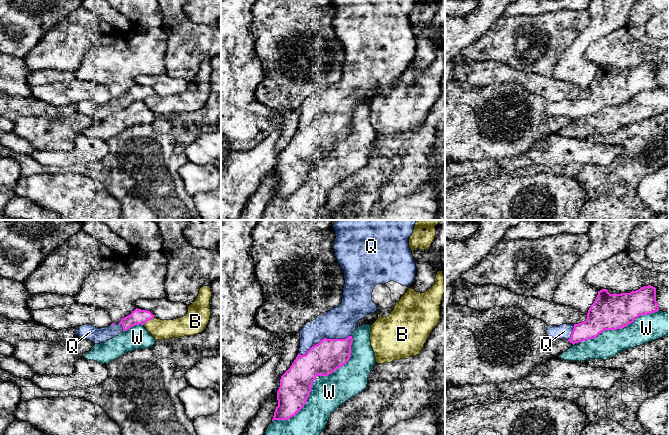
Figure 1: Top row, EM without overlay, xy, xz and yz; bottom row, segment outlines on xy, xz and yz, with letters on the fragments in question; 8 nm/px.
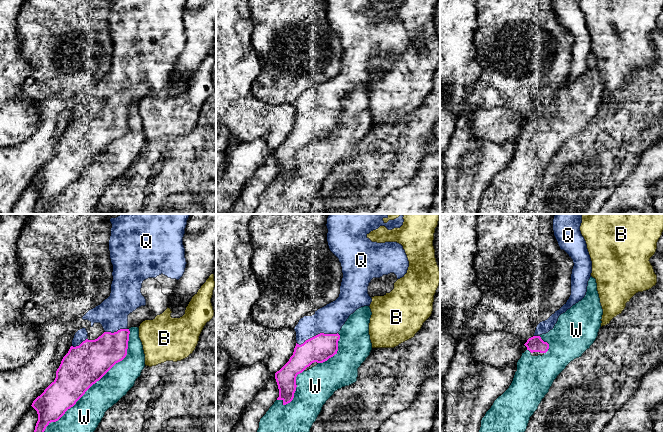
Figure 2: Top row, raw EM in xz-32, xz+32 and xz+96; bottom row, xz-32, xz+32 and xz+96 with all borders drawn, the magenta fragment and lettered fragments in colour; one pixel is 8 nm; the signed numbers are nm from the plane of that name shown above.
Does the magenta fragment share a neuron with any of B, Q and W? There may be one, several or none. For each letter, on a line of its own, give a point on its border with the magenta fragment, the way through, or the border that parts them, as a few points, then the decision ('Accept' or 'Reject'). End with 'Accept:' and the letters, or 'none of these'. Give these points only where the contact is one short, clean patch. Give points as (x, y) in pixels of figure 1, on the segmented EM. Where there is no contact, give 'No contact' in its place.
B: Touches magenta at xy (148, 320). Boundary: xy (153, 317), (143, 324). Reject
Q: Touches magenta at xz (324, 338). Accept
W: Touches magenta at xz (301, 408). Reject
Accept: Q

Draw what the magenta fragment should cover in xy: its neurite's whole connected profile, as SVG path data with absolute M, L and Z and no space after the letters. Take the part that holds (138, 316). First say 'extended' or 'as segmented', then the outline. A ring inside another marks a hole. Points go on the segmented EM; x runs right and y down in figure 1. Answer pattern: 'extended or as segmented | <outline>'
extended | M136 308L132 313L117 324L112 323L105 328L96 328L90 324L82 325L76 329L78 337L85 338L95 344L105 343L106 341L118 336L121 332L127 331L131 327L141 324L154 318L154 315L147 310Z

